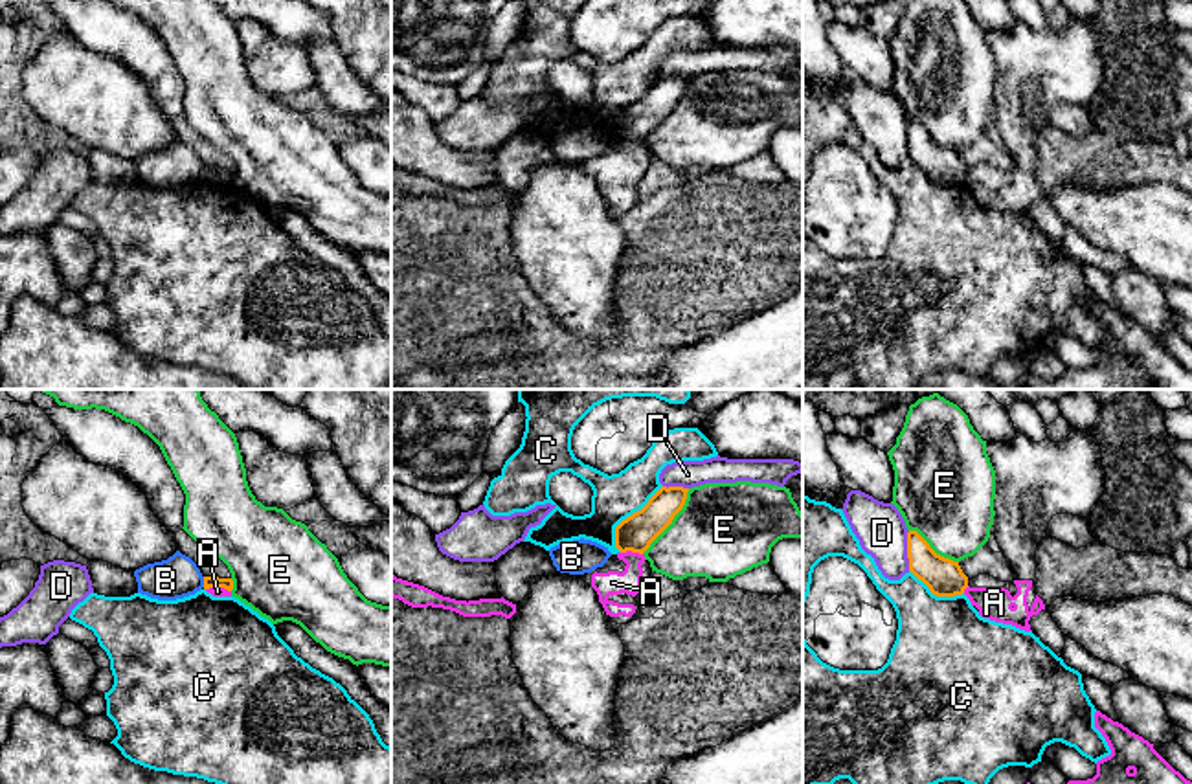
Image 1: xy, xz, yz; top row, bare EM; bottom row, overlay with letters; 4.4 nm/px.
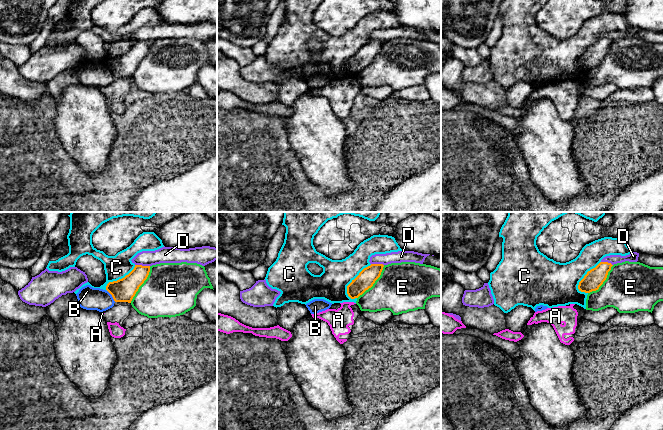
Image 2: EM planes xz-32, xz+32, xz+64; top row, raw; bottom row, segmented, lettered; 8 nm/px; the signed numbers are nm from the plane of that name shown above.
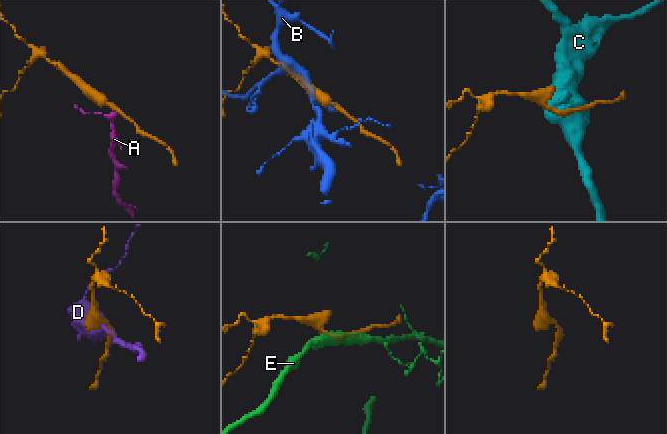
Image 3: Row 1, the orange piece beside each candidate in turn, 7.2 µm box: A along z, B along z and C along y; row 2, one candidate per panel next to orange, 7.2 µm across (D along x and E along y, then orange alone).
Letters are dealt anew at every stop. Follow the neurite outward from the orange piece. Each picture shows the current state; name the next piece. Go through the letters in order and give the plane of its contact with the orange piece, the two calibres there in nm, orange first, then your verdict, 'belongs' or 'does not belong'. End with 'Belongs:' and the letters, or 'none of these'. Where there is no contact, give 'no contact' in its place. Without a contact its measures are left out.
A: contact in xz; calibres 160 and 110 nm; does not belong
B: contact in xy; calibres 50 and 190 nm; does not belong
C: contact in xz; calibres 160 and 200 nm; does not belong
D: contact in yz; calibres 160 and 220 nm; does not belong
E: contact in xz; calibres 160 and 420 nm; does not belong
Belongs: none of these

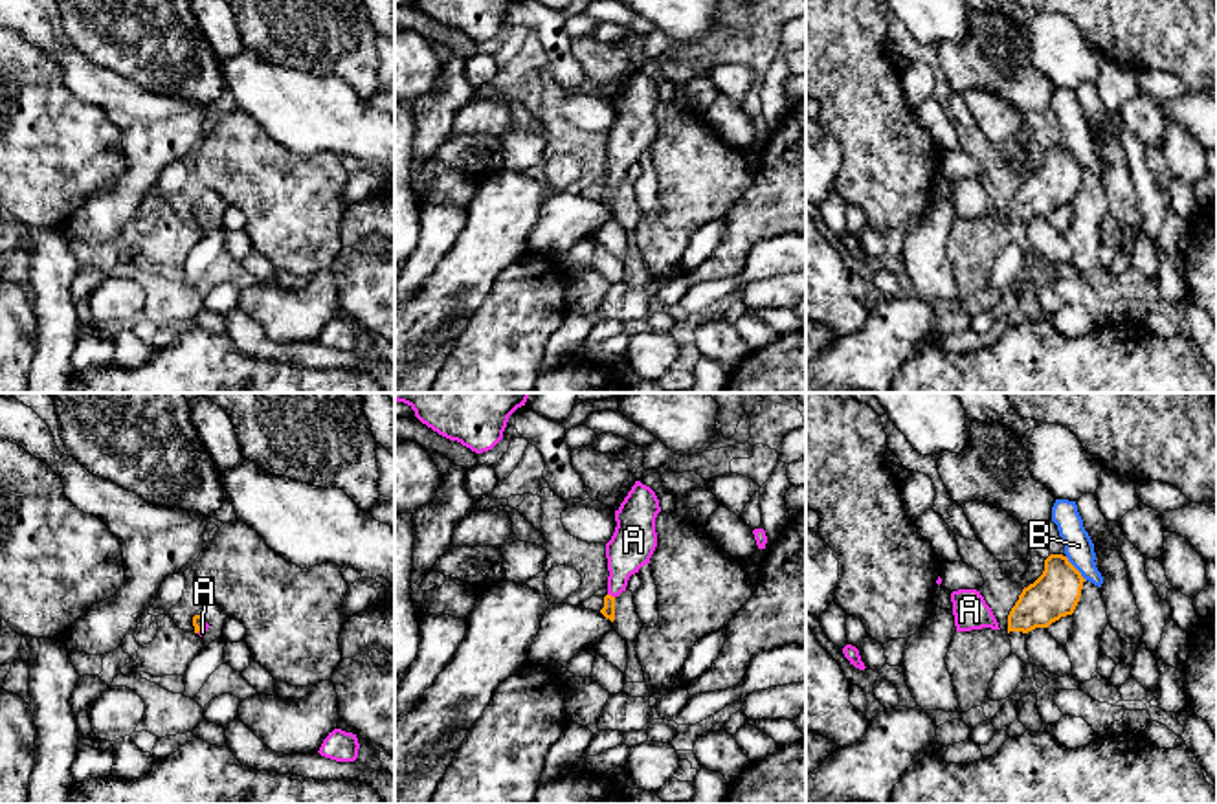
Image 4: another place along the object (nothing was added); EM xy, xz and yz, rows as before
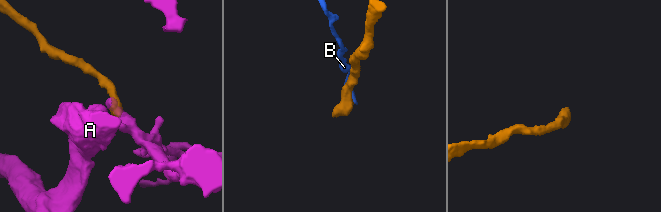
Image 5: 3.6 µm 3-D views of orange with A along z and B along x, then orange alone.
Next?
A: contact in xz; calibres 60 and 190 nm; belongs
B: contact in yz; calibres 200 and 130 nm; does not belong
Belongs: A

